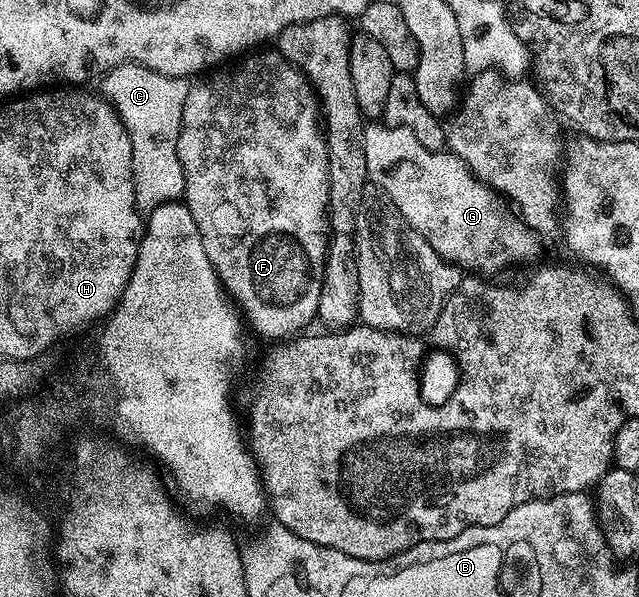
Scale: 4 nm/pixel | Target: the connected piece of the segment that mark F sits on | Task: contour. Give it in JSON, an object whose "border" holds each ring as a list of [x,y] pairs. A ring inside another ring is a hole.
{"border":[[[273,48],[270,49],[264,50],[263,53],[247,52],[245,55],[239,56],[233,63],[223,64],[191,84],[188,99],[184,99],[182,126],[178,136],[178,158],[180,167],[184,171],[184,183],[186,184],[184,203],[192,215],[192,219],[196,219],[196,227],[200,231],[200,239],[204,243],[208,263],[212,263],[218,281],[228,294],[229,300],[237,306],[245,320],[246,317],[250,320],[250,325],[256,332],[263,333],[266,337],[278,337],[274,339],[290,339],[301,334],[305,330],[302,328],[310,320],[313,322],[317,318],[320,307],[320,295],[326,275],[326,261],[332,242],[332,230],[328,216],[330,212],[330,155],[326,146],[324,125],[320,120],[320,101],[310,78],[297,65],[291,63],[283,53],[279,53]]]}

